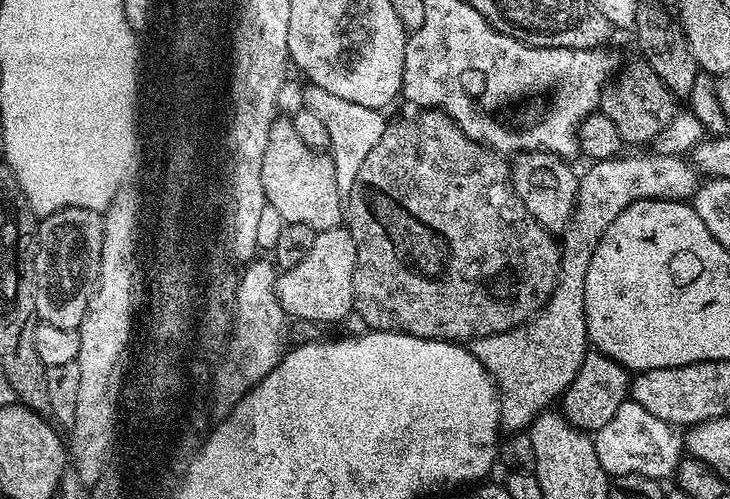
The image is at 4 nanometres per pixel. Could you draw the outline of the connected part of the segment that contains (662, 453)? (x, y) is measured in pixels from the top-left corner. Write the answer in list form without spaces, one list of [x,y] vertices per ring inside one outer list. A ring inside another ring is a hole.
[[[629,398],[618,414],[594,434],[598,462],[612,478],[642,474],[646,478],[667,481],[667,476],[669,479],[675,473],[682,459],[682,436],[676,432],[679,431],[674,430],[673,425],[662,422],[662,418],[654,418],[650,410]]]

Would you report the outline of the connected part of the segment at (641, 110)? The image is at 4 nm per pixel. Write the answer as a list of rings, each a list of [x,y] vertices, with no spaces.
[[[628,64],[623,68],[624,65],[615,79],[605,87],[604,94],[600,97],[599,111],[603,112],[606,118],[610,118],[614,126],[618,126],[621,141],[651,145],[660,131],[676,117],[677,97],[673,96],[671,90],[659,80],[658,74],[651,68],[642,64]]]

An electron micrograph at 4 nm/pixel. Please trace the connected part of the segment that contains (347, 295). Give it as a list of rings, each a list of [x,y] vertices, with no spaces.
[[[347,227],[328,228],[325,232],[317,232],[314,238],[314,250],[298,262],[298,266],[285,268],[277,275],[276,293],[282,310],[289,317],[297,316],[300,320],[325,320],[332,324],[335,320],[344,320],[353,311],[354,298],[354,266],[356,265],[356,247],[354,238]]]

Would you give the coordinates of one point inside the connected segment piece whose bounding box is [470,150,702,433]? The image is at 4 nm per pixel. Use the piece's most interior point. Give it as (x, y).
(531, 364)

